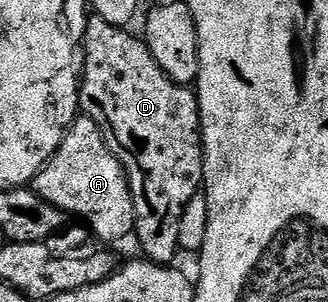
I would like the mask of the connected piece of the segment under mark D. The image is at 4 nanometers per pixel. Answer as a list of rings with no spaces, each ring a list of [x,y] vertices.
[[[94,17],[92,21],[88,23],[88,26],[84,31],[84,69],[118,69],[118,71],[84,71],[84,95],[91,99],[96,106],[102,110],[102,115],[106,118],[106,123],[110,126],[109,134],[114,134],[113,142],[117,144],[119,148],[123,147],[128,154],[134,158],[136,166],[142,170],[142,187],[146,190],[146,203],[154,210],[154,215],[158,219],[163,219],[166,223],[177,224],[181,220],[185,210],[189,207],[190,202],[199,194],[198,186],[202,183],[202,111],[198,108],[198,99],[189,91],[189,86],[183,85],[181,82],[175,81],[168,76],[166,71],[158,63],[154,52],[151,48],[141,43],[137,34],[131,33],[130,36],[124,37],[124,31],[121,31],[118,27],[112,27],[109,23],[102,22],[101,19]]]

